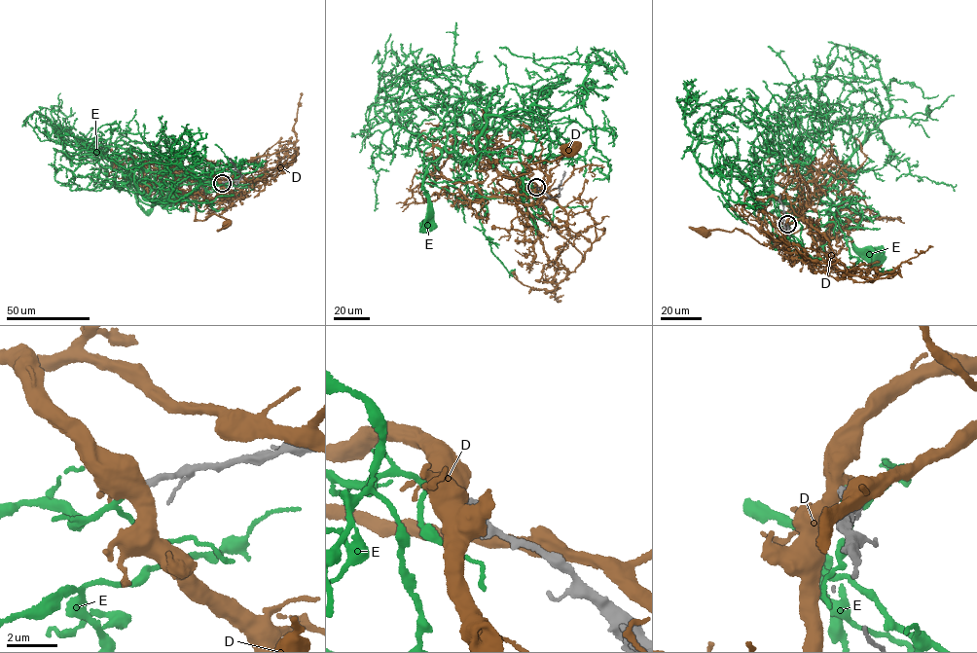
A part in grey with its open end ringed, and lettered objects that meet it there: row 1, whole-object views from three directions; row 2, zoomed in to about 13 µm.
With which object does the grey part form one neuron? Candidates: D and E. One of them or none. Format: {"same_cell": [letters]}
{"same_cell": ["E"]}

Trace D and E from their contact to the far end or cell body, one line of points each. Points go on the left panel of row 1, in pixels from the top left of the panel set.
D: (222, 183), (213, 174), (207, 180), (196, 202), (195, 220), (202, 221), (214, 214), (227, 219), (228, 224)
E: (222, 183), (147, 186), (129, 177), (137, 186), (137, 205), (147, 213), (155, 202), (165, 206), (173, 198)

